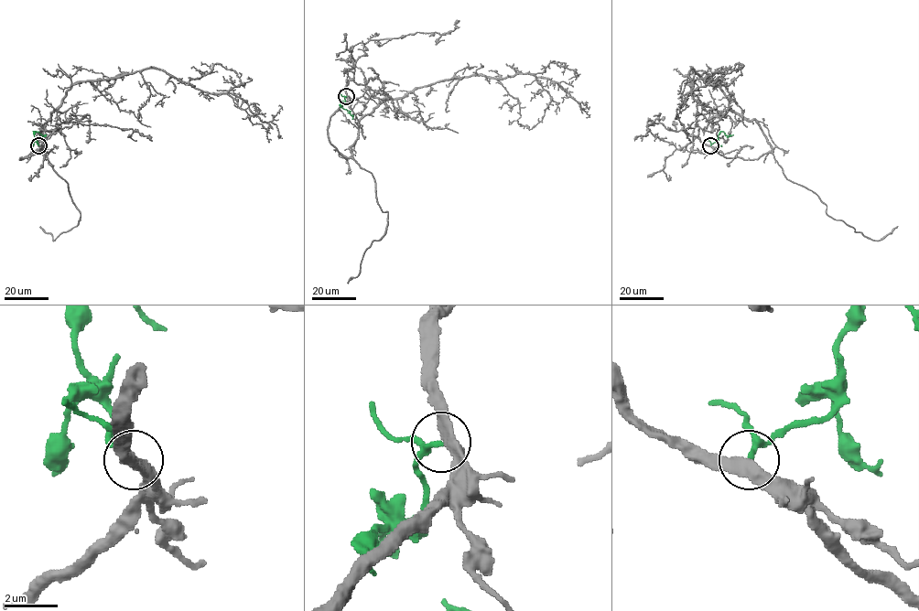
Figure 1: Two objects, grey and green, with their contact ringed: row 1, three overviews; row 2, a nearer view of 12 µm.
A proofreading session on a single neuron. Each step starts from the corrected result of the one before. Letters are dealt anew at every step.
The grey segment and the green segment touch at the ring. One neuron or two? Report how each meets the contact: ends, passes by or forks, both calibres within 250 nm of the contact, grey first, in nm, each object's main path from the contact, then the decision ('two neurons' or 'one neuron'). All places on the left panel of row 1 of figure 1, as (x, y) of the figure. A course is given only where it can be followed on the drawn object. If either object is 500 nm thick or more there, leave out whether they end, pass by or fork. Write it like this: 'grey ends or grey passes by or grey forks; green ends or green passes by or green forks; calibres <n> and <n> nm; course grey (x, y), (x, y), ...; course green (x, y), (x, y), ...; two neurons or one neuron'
grey passes by; green passes by; calibres 400 and 160 nm; course grey (38, 145), (20, 159), (44, 150), (73, 84), (150, 68), (210, 93), (243, 84), (210, 71); course green (38, 145), (34, 132), (45, 134); one neuron

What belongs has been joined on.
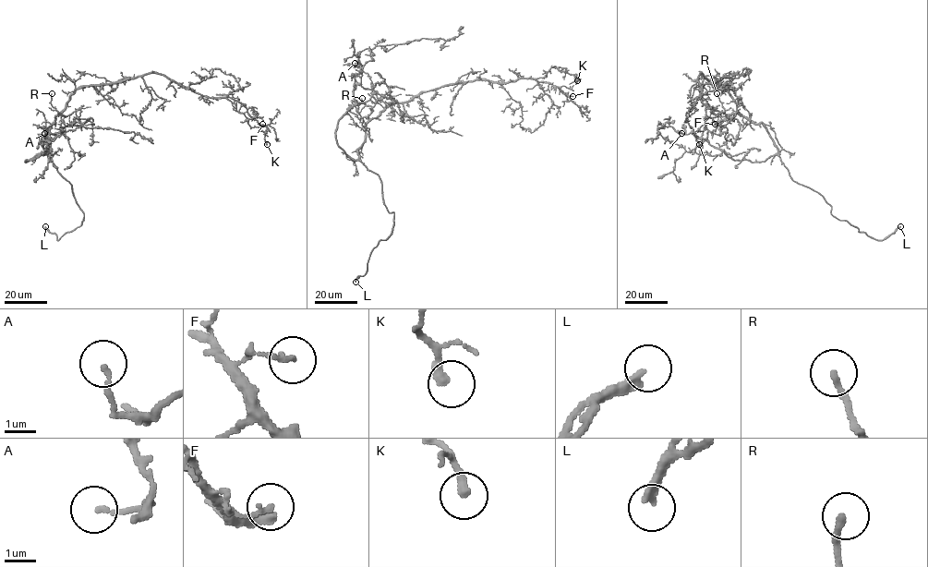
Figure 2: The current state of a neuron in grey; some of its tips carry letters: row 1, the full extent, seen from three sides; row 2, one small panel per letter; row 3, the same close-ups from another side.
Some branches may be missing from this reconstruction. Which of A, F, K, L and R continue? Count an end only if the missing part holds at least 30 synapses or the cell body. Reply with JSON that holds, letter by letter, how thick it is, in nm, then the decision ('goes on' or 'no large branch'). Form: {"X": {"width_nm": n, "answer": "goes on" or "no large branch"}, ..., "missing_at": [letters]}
{"A": {"width_nm": 150, "answer": "no large branch"}, "F": {"width_nm": 140, "answer": "no large branch"}, "K": {"width_nm": 320, "answer": "no large branch"}, "L": {"width_nm": 280, "answer": "goes on"}, "R": {"width_nm": 200, "answer": "goes on"}, "missing_at": ["L", "R"]}

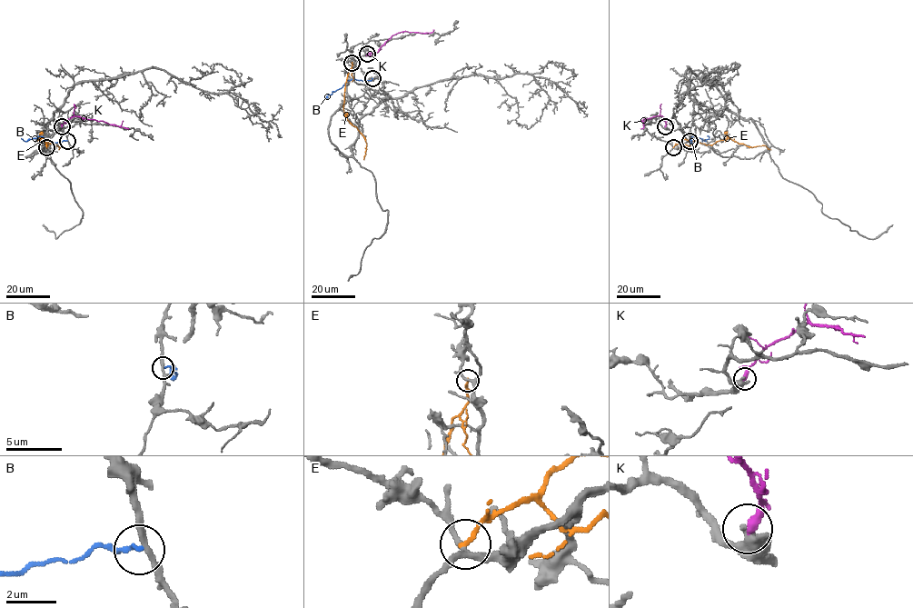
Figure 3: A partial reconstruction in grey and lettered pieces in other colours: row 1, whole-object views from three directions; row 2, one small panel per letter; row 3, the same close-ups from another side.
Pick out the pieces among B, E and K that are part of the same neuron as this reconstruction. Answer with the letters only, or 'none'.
none

